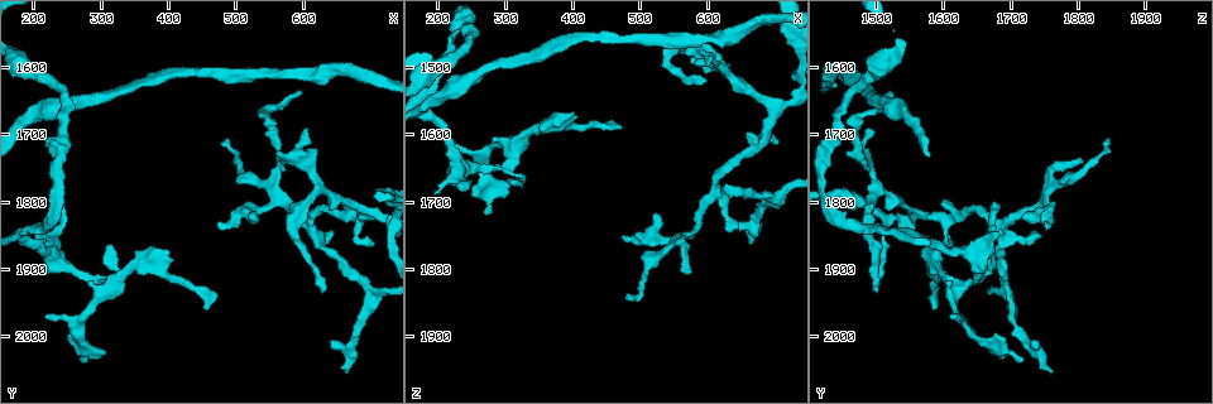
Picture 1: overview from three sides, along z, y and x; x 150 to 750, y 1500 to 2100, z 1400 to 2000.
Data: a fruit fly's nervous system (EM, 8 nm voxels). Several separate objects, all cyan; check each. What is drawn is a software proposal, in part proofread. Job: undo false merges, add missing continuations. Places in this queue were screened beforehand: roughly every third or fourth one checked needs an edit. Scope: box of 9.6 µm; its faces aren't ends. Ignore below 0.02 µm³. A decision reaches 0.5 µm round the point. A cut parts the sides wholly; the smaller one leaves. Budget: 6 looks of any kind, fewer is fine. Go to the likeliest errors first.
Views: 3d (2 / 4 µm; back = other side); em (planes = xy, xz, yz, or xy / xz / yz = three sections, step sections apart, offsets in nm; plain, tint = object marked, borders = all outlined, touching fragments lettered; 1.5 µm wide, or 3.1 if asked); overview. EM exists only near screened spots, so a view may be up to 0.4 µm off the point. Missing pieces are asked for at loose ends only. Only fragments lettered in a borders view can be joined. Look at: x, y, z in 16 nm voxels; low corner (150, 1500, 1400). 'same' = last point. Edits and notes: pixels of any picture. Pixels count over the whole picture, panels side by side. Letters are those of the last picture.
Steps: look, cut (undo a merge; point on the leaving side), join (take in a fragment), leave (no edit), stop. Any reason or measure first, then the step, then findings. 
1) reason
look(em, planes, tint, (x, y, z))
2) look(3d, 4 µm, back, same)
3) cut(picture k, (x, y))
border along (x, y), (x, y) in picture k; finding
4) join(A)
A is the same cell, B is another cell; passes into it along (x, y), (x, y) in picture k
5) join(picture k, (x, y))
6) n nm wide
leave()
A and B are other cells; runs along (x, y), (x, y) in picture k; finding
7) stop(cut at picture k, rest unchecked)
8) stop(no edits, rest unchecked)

end of a long branch
look(em, planes, plain, (600, 1635, 1520))

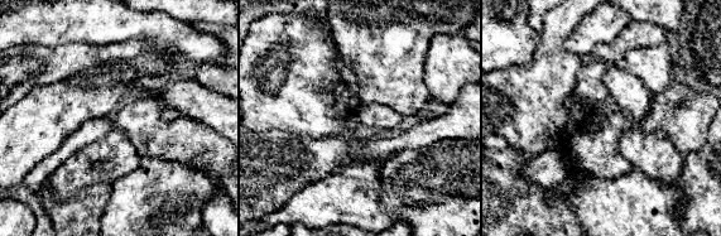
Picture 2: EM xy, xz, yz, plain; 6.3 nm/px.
see the neighbours
look(em, planes, borders, same)

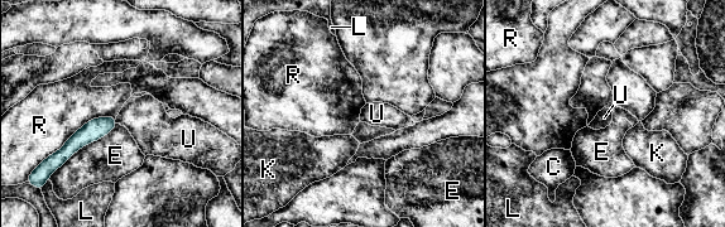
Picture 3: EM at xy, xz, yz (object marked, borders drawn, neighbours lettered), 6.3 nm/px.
leave()
C, E, K, L, R and U are other cells; none of them fits

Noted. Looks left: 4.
branch stops here
look(em, xz, step 8, borders, (490, 1705, 1840))

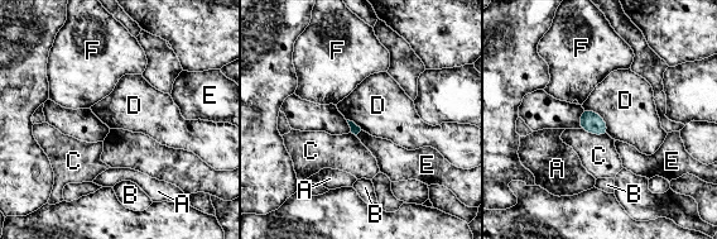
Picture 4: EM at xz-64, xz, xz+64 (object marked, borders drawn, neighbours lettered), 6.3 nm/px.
leave()
A, B, C, D, E and F are other cells; border along (583, 108), (602, 118), (609, 134) in picture 4; none of them fits

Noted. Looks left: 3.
an open end
look(em, planes, borders, (220, 1715, 1440))

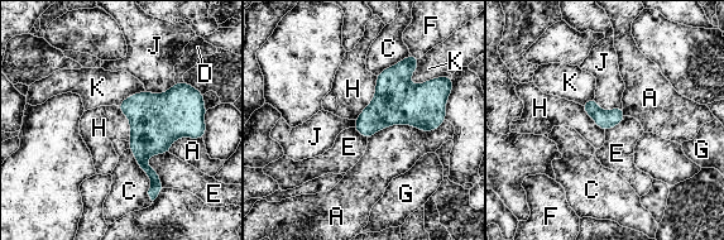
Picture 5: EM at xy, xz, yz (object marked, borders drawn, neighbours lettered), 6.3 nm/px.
leave()
A, C, D, E, F, G, H, J and K are other cells; none of them fits

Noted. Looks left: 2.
stop(no edits, rest unchecked)

